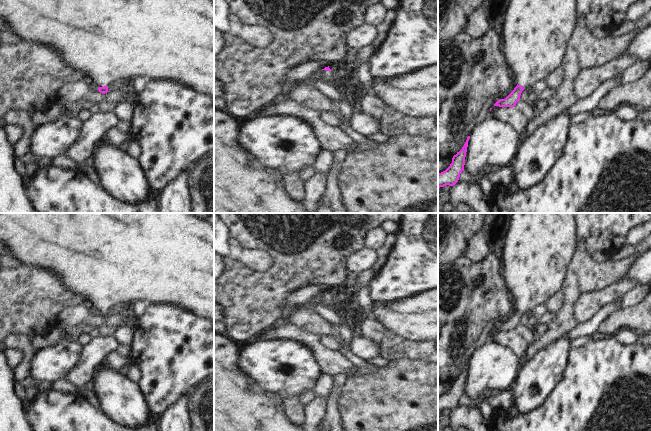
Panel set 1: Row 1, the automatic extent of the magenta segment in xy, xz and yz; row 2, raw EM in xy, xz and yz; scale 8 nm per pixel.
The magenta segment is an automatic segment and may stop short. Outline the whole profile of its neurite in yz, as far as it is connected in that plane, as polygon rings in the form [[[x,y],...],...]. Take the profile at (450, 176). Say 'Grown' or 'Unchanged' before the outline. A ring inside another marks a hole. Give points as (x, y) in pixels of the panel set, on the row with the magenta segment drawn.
Unchanged. [[[470,136],[467,137],[462,149],[453,156],[450,166],[445,171],[438,173],[438,188],[446,185],[453,186],[458,182],[461,172],[464,171],[469,139]]]

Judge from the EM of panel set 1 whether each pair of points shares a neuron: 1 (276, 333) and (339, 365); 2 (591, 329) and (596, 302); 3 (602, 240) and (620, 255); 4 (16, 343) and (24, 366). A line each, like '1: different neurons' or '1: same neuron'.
1: same neuron
2: different neurons
3: different neurons
4: same neuron

